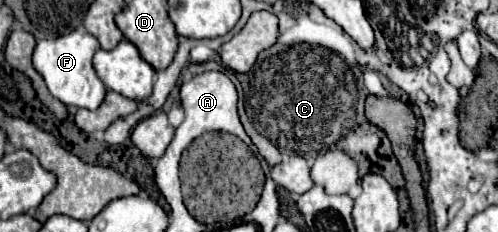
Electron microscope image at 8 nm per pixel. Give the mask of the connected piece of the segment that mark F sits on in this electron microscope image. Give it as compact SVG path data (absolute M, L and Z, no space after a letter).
M84 29L62 35L58 39L40 41L34 49L34 69L44 77L50 93L56 99L60 99L64 105L74 105L94 111L100 107L100 103L106 97L106 87L98 79L92 67L92 57L98 51L98 47L100 47L98 39L86 33Z

